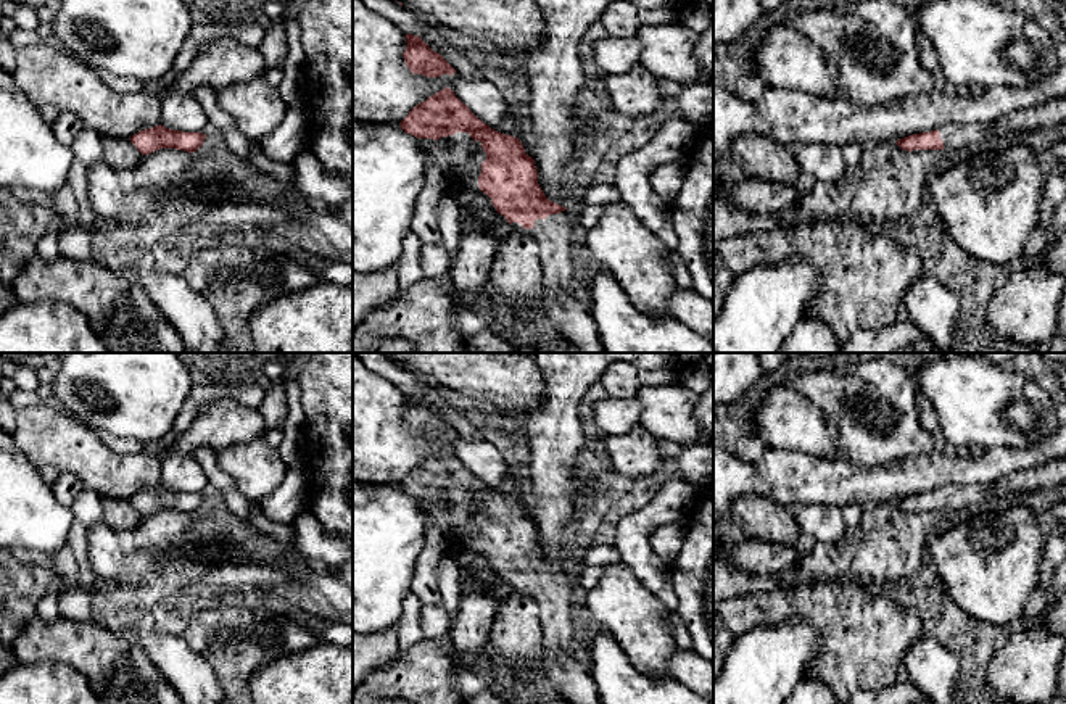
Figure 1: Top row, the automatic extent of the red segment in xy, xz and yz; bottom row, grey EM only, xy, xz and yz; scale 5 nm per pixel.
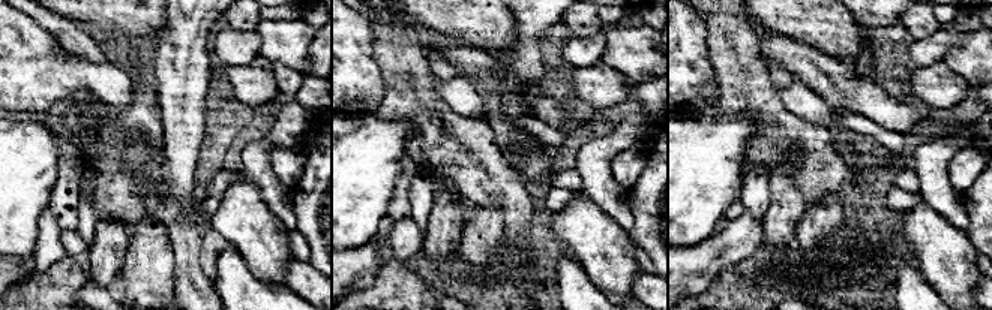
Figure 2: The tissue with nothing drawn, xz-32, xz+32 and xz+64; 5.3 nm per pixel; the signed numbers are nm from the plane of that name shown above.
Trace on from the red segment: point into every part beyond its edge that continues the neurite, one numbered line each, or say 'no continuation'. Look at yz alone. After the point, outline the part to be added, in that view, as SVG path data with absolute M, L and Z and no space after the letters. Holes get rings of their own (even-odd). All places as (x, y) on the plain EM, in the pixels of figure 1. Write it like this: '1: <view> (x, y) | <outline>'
1: yz (957, 498) | M995 483L984 485L947 485L937 490L944 503L944 511L966 514L979 507L998 507L1019 501L1018 496L1005 495Z

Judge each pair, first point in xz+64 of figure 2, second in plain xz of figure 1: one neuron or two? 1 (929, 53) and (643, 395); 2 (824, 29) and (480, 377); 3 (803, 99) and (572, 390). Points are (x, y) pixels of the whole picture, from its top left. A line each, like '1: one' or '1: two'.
1: two
2: one
3: two

